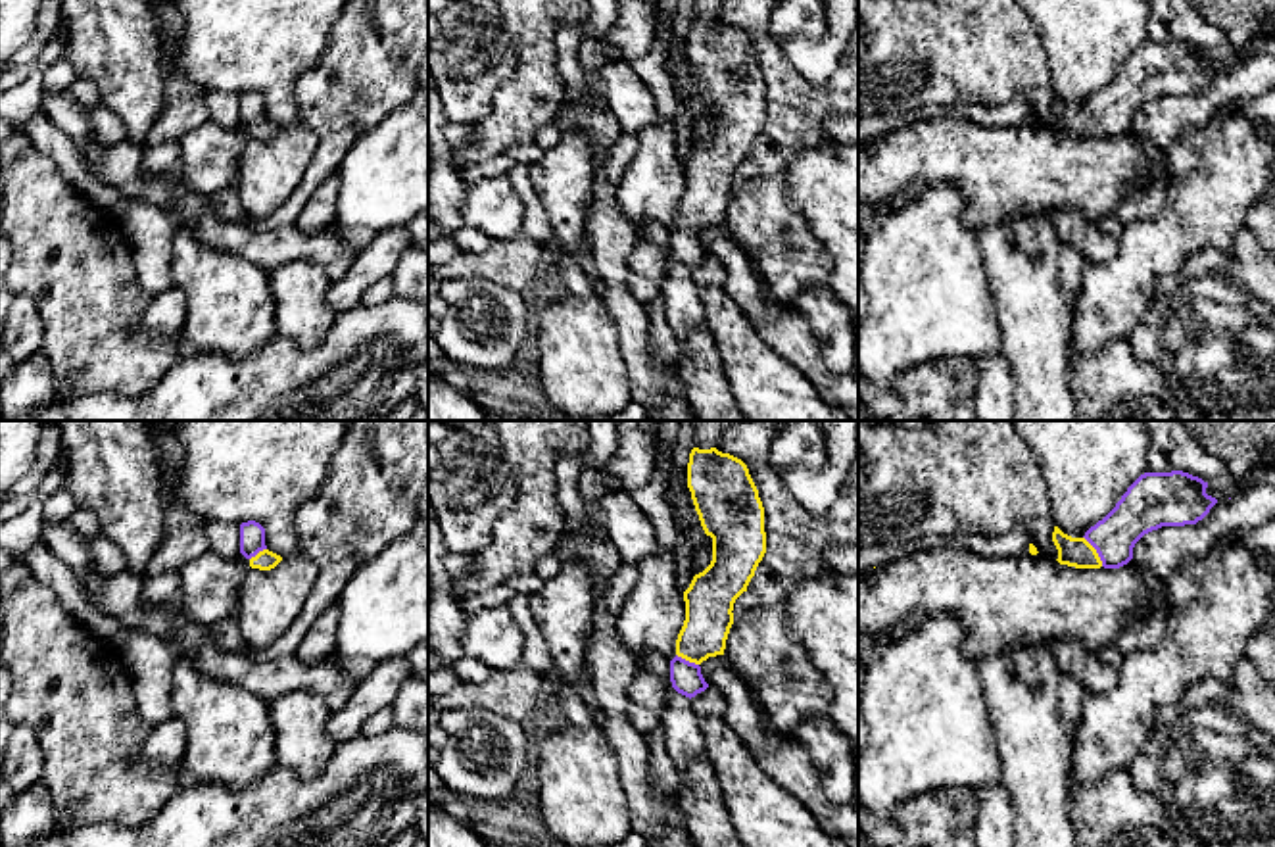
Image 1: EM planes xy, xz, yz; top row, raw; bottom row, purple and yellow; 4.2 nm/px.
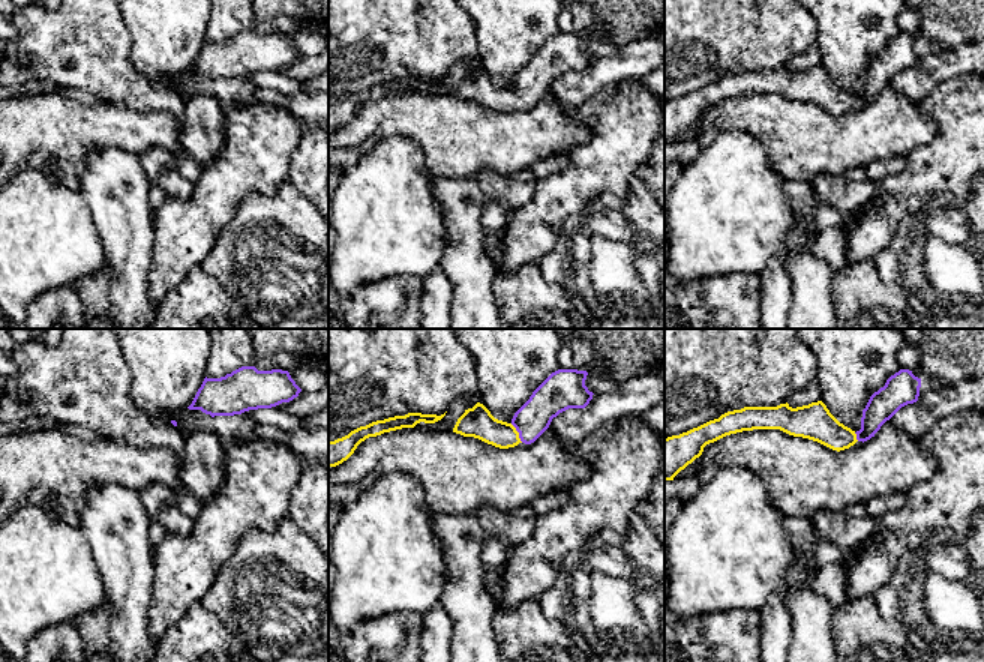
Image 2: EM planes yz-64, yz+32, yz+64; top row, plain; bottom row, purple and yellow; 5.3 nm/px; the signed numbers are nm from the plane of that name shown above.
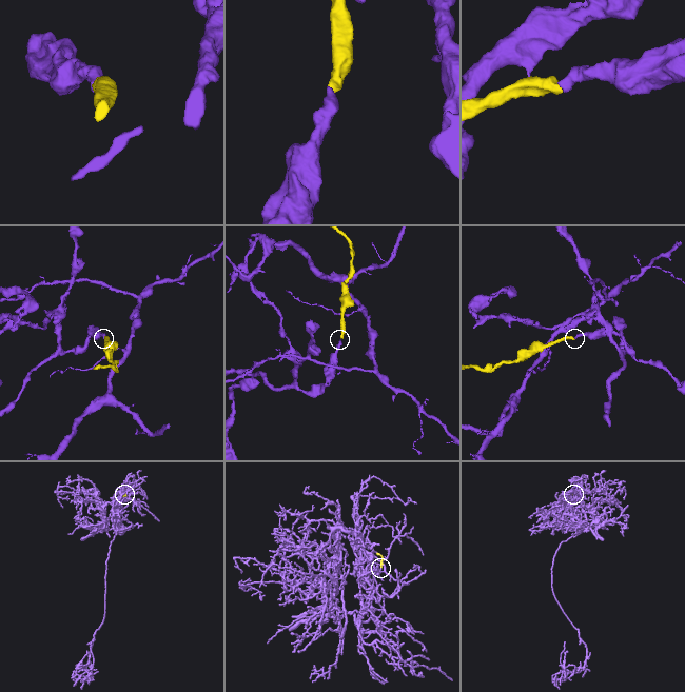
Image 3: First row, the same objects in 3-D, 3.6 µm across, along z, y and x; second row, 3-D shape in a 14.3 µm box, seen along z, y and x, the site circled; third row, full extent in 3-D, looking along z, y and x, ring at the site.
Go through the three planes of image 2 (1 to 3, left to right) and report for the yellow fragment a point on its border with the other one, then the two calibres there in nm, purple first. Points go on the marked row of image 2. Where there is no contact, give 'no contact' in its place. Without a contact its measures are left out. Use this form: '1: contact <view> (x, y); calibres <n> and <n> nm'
1: no contact
2: contact yz+32 (518, 431); calibres 190 and 170 nm
3: contact yz+64 (857, 437); calibres 160 and 190 nm

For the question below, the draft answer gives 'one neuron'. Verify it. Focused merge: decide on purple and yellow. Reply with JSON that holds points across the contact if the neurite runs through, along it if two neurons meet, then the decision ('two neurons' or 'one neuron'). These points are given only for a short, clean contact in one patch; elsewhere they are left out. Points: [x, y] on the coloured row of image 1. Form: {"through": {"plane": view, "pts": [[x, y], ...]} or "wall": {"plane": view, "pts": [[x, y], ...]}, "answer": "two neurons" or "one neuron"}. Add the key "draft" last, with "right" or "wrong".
{"through": {"plane": "yz", "pts": [[1139, 511], [1097, 552], [1074, 552]]}, "answer": "one neuron", "draft": "right"}

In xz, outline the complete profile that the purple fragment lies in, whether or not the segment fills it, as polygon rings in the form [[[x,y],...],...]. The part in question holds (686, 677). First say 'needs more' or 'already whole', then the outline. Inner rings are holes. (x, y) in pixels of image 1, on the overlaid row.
needs more; [[[693,448],[687,488],[701,526],[712,538],[710,565],[684,592],[686,620],[670,661],[672,688],[691,699],[709,688],[699,665],[724,655],[734,603],[766,553],[766,532],[758,490],[741,459],[716,448]]]

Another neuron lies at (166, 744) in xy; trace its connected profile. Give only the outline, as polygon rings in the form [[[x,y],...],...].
[[[173,714],[152,728],[150,736],[142,745],[142,755],[180,778],[186,739],[188,734],[182,720]]]

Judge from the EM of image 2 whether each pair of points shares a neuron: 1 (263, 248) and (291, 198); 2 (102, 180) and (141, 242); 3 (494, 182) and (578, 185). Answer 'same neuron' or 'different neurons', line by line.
1: same neuron
2: same neuron
3: different neurons

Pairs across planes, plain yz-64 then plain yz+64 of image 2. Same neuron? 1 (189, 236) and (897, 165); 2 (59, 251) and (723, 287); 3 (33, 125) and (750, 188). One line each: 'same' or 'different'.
1: different
2: different
3: different

